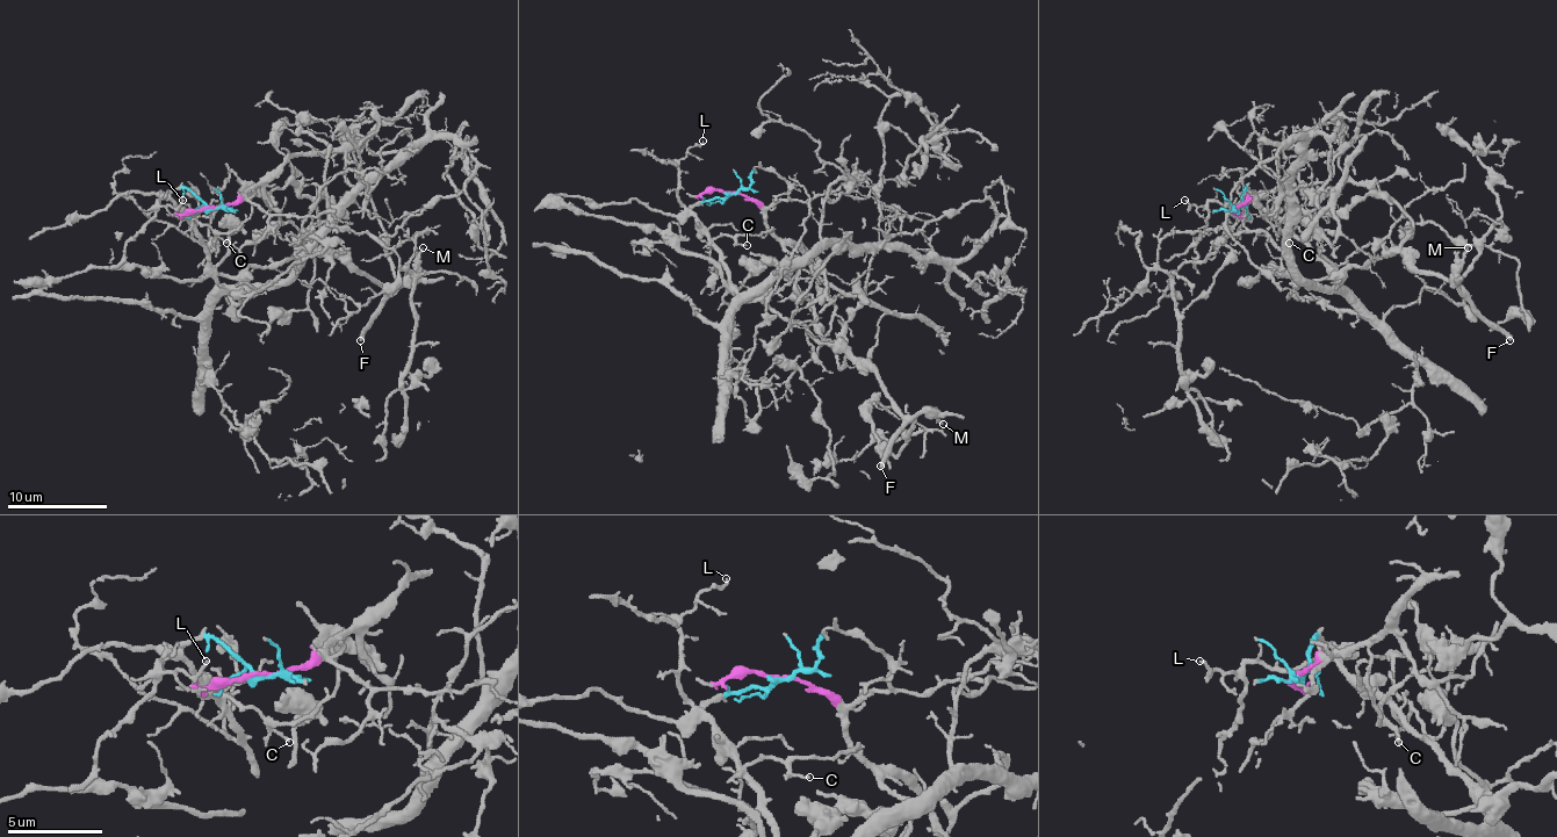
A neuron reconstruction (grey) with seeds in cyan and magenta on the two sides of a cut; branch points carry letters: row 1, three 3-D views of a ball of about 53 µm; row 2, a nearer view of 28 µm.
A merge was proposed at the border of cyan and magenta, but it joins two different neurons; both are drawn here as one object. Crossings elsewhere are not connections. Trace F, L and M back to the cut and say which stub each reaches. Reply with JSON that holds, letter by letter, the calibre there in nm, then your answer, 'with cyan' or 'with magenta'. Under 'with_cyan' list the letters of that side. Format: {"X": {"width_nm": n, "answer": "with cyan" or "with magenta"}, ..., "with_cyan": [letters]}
{"F": {"width_nm": 360, "answer": "with magenta"}, "L": {"width_nm": 140, "answer": "with cyan"}, "M": {"width_nm": 190, "answer": "with magenta"}, "with_cyan": ["L"]}

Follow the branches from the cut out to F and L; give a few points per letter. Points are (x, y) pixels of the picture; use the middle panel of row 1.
F: (729, 192), (749, 197), (799, 262), (790, 276), (840, 367), (847, 356), (877, 377), (905, 417), (879, 467)
L: (729, 192), (687, 207), (679, 200), (677, 165), (690, 148), (703, 139)

